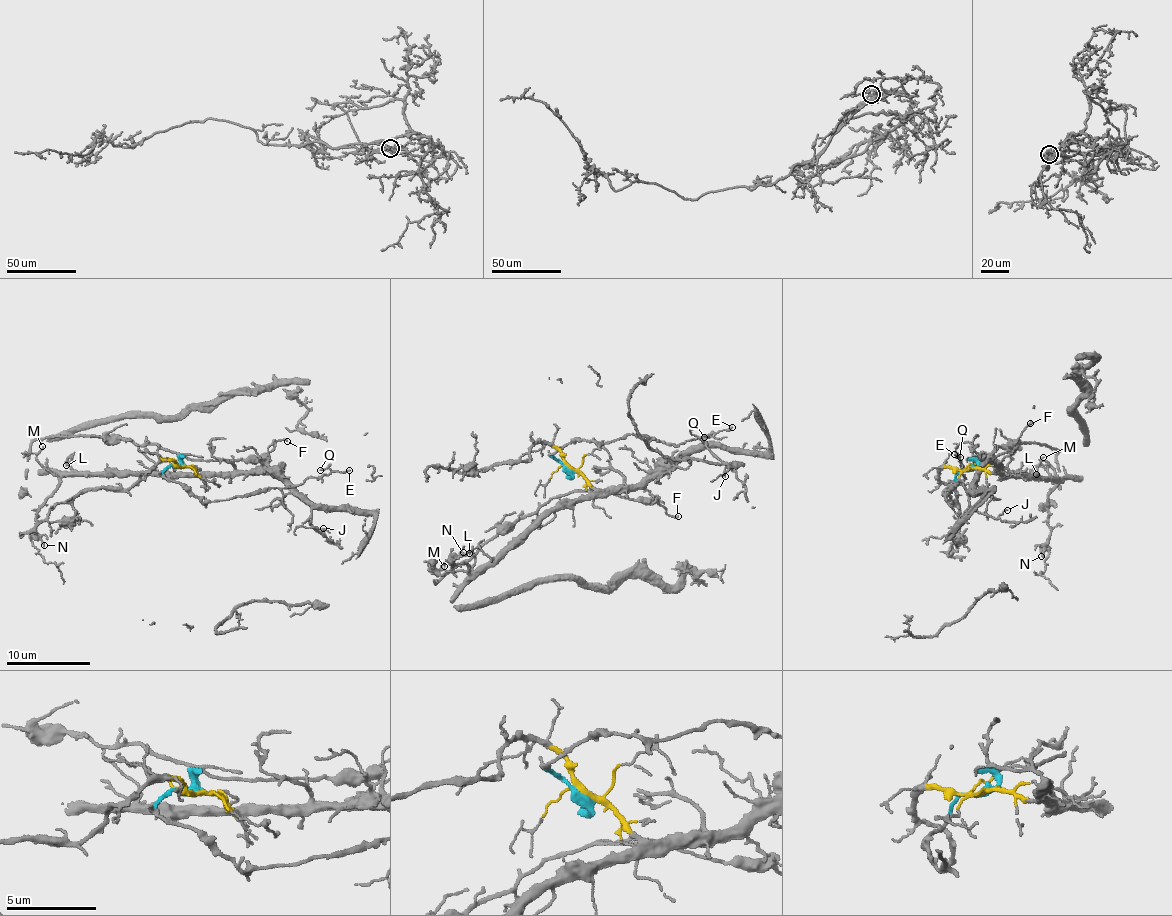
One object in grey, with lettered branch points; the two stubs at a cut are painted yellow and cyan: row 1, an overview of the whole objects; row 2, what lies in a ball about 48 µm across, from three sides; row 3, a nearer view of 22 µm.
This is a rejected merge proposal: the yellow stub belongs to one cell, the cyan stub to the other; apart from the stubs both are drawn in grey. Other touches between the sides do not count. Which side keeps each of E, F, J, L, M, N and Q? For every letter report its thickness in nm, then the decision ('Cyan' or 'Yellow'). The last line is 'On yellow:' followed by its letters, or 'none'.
E: Thickness 120 nm. Cyan
F: Thickness 120 nm. Yellow
J: Thickness 90 nm. Yellow
L: Thickness 80 nm. Yellow
M: Thickness 110 nm. Yellow
N: Thickness 120 nm. Yellow
Q: Thickness 130 nm. Cyan
On yellow: F, J, L, M, N

